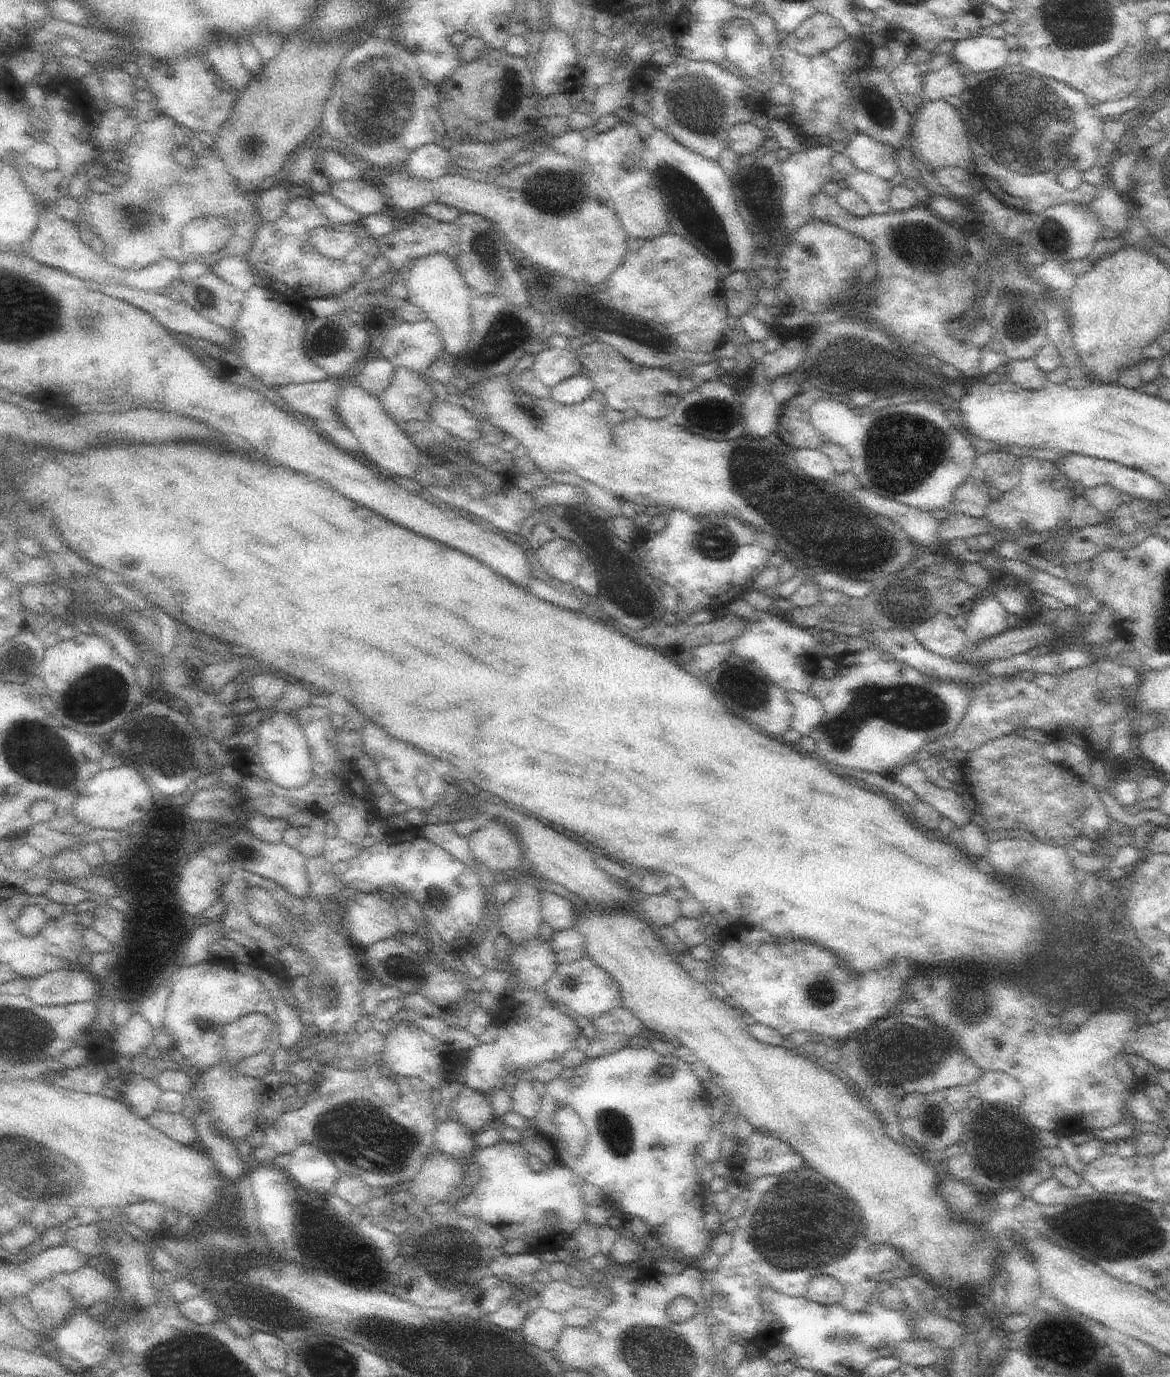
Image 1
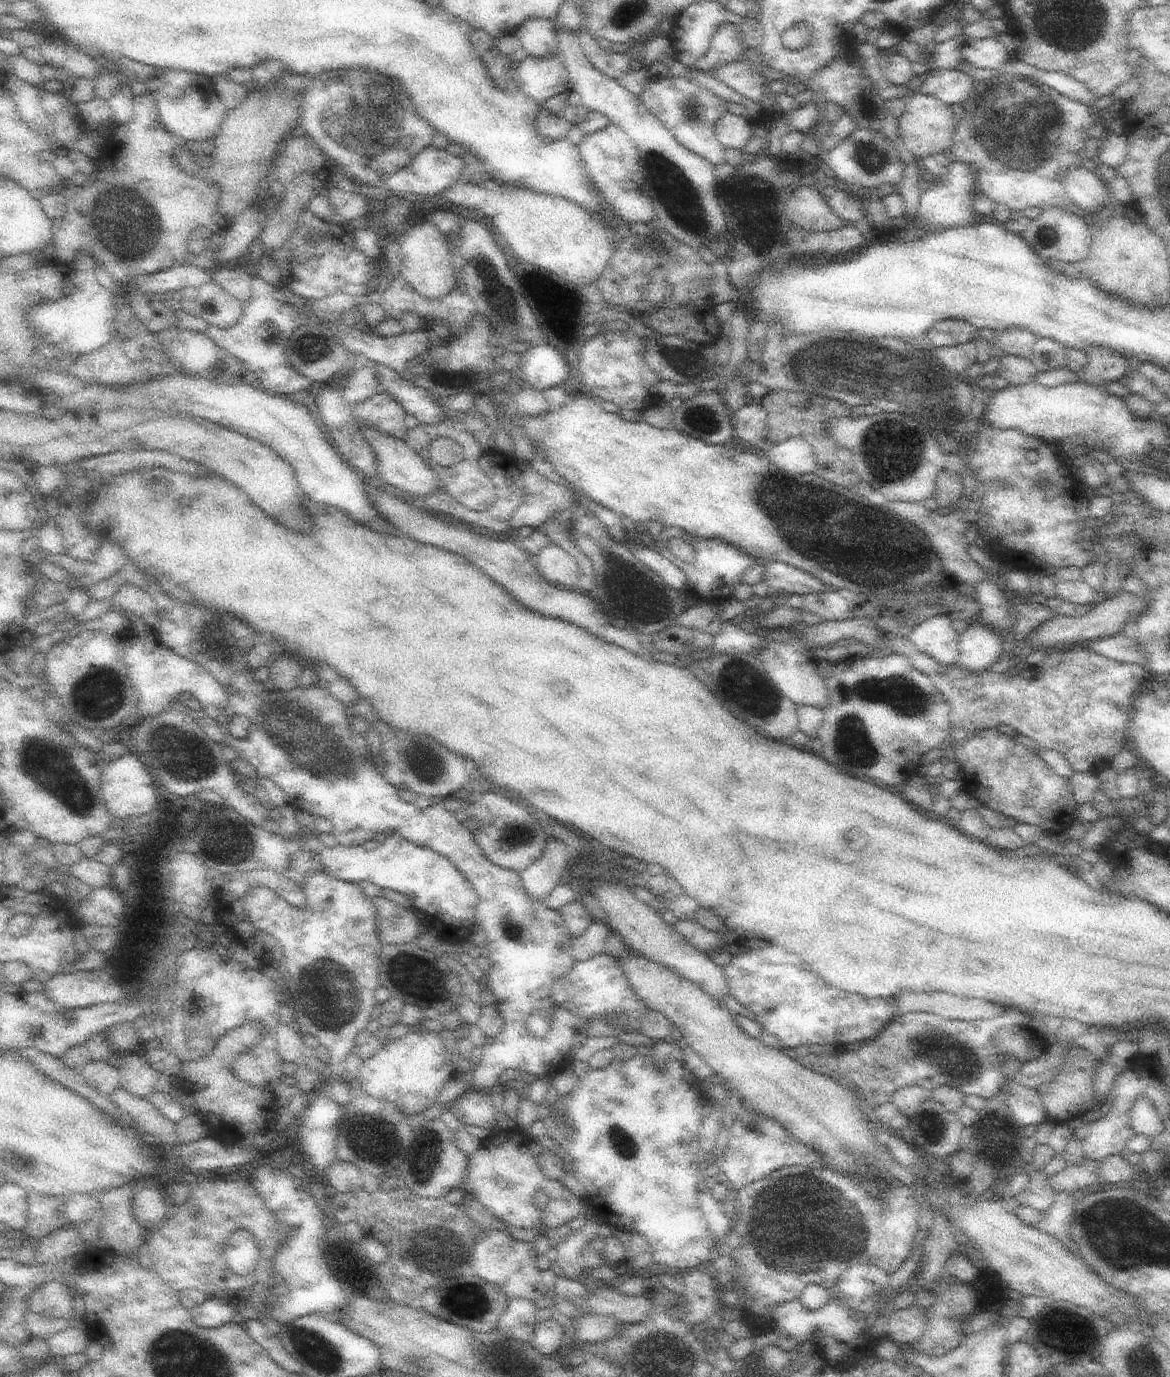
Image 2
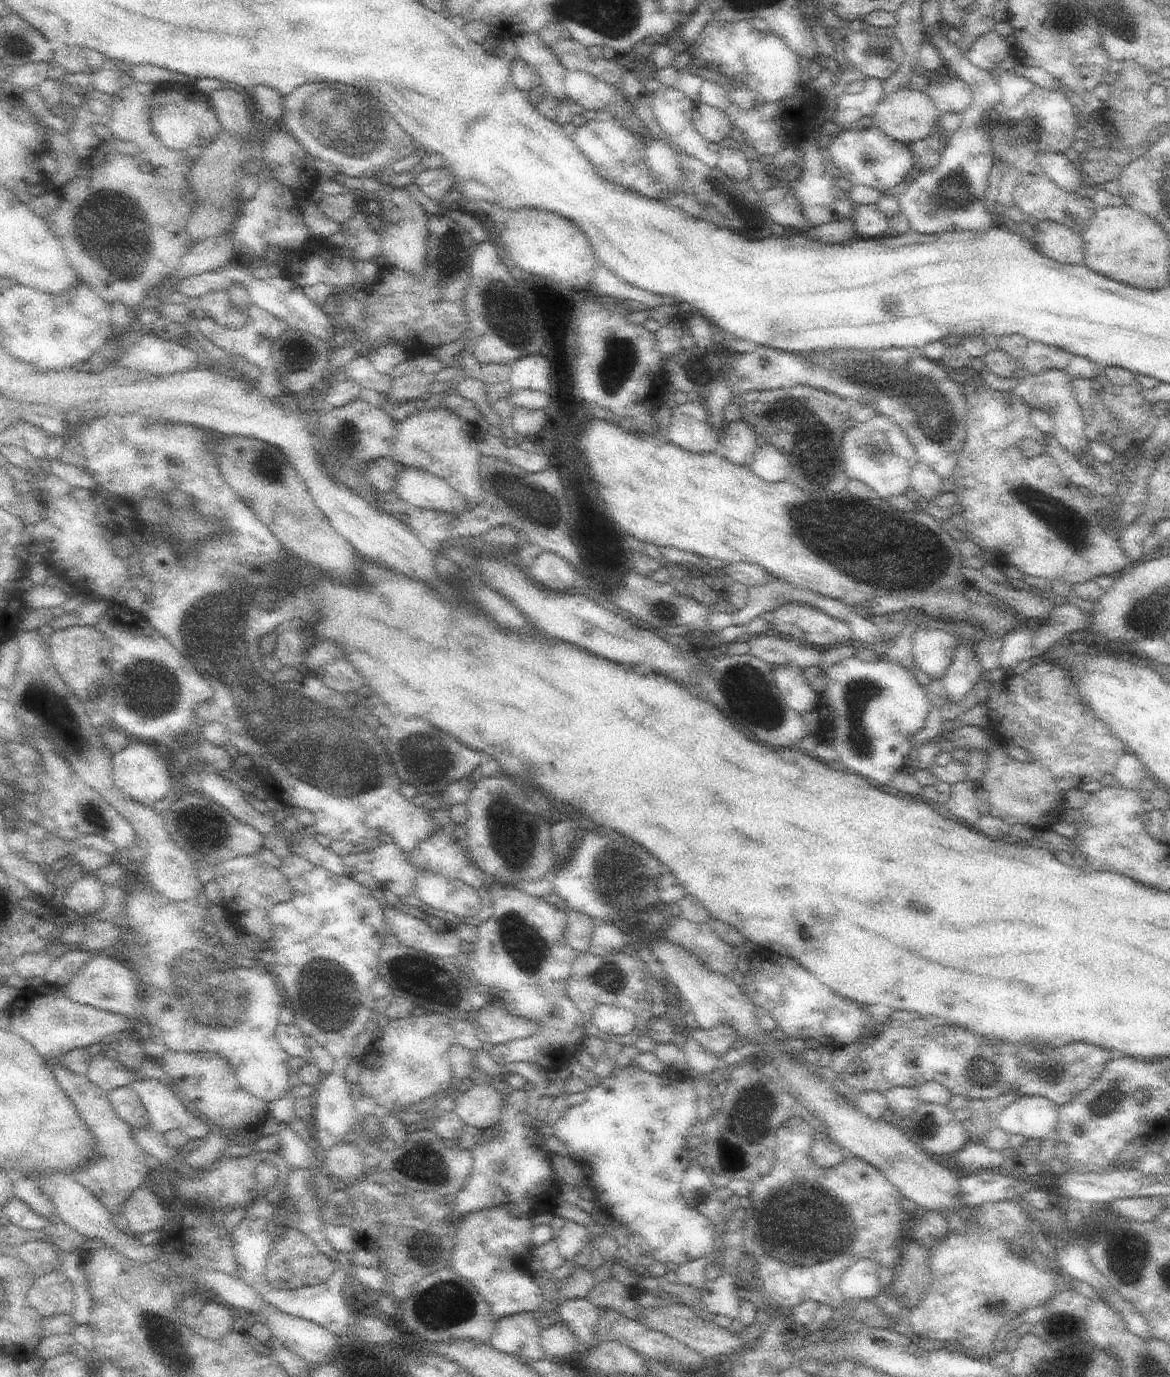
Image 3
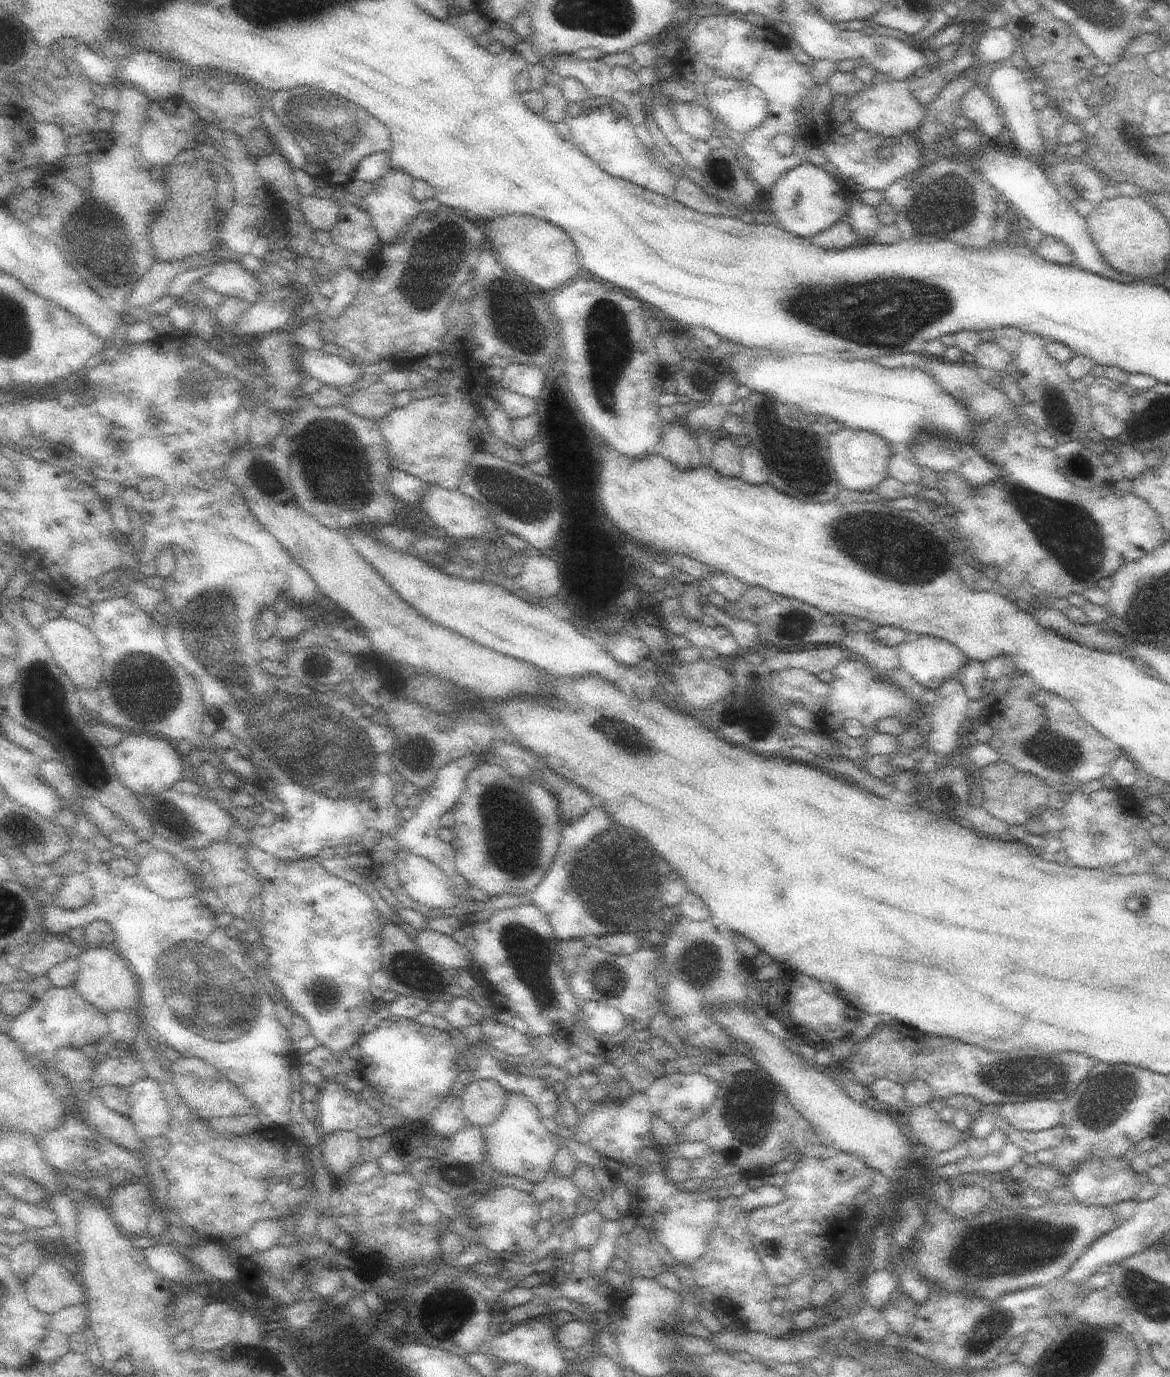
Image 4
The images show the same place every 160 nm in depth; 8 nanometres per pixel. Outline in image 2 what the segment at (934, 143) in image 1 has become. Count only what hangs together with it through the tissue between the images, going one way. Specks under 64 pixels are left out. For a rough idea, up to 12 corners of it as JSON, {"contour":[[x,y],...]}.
{"contour":[[916,92],[893,119],[910,152],[950,152],[952,108]]}

